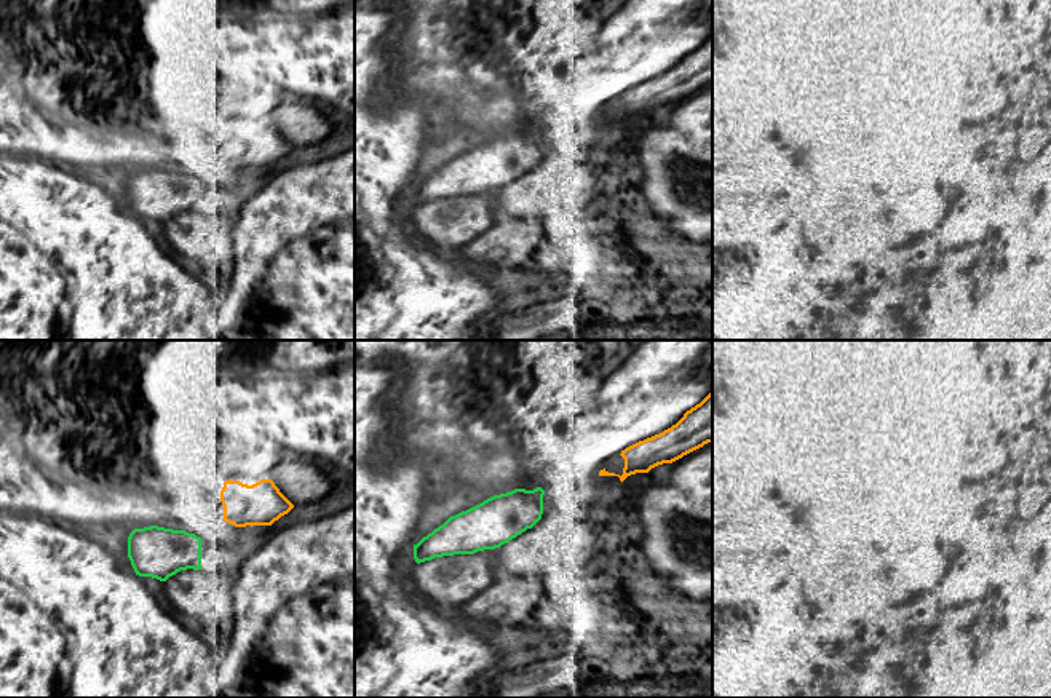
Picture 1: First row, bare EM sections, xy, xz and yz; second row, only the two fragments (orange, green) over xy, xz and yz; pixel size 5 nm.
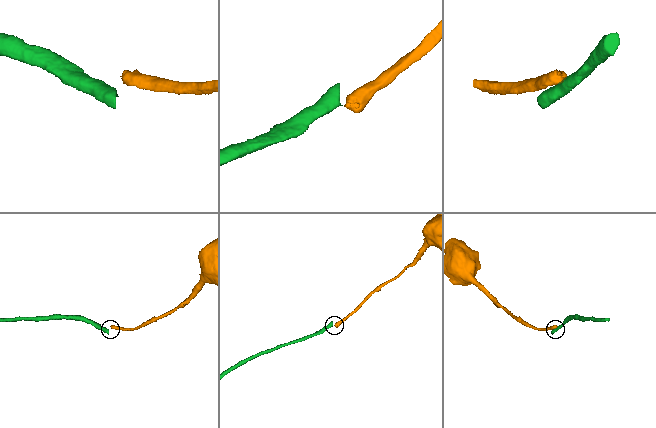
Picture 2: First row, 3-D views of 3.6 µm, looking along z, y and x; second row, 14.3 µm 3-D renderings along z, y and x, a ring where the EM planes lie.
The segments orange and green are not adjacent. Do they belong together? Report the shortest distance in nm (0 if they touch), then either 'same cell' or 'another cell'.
150 nm | another cell

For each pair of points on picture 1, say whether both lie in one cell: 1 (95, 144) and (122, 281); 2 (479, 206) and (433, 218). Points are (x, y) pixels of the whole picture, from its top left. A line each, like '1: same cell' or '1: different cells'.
1: different cells
2: same cell

